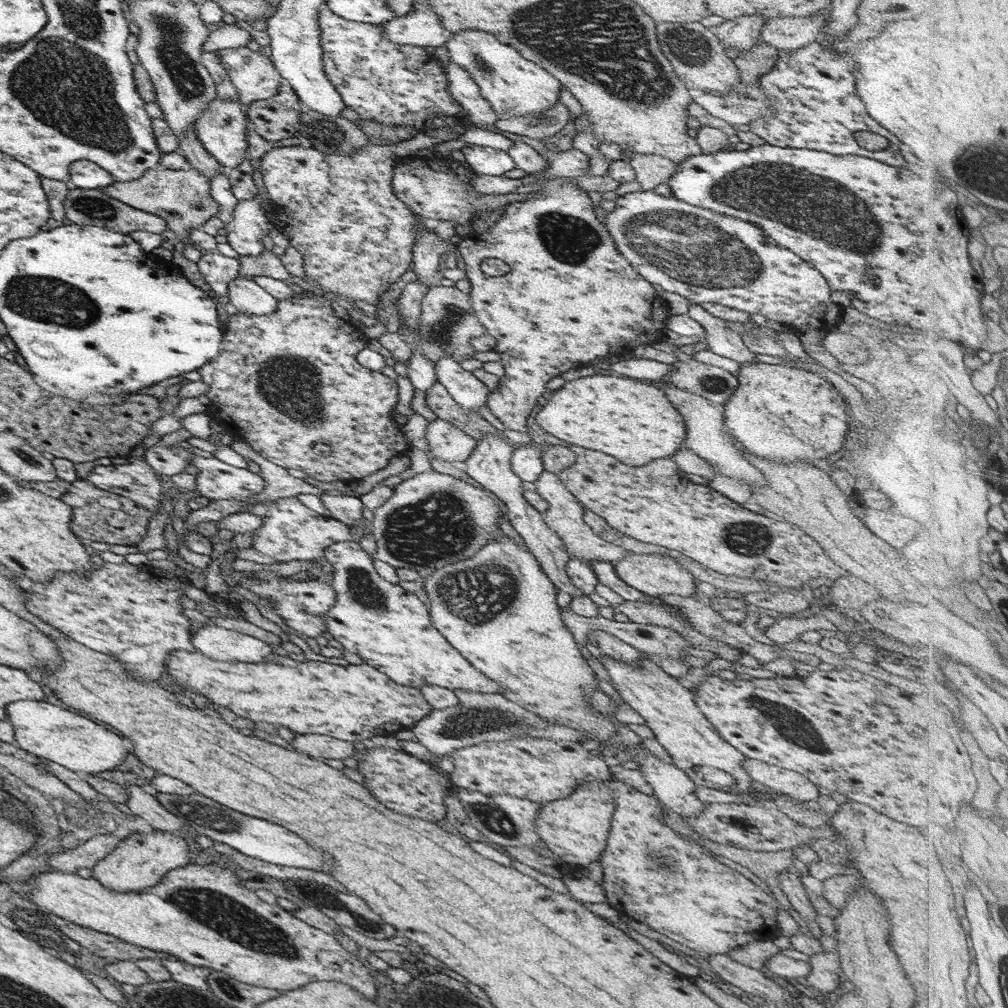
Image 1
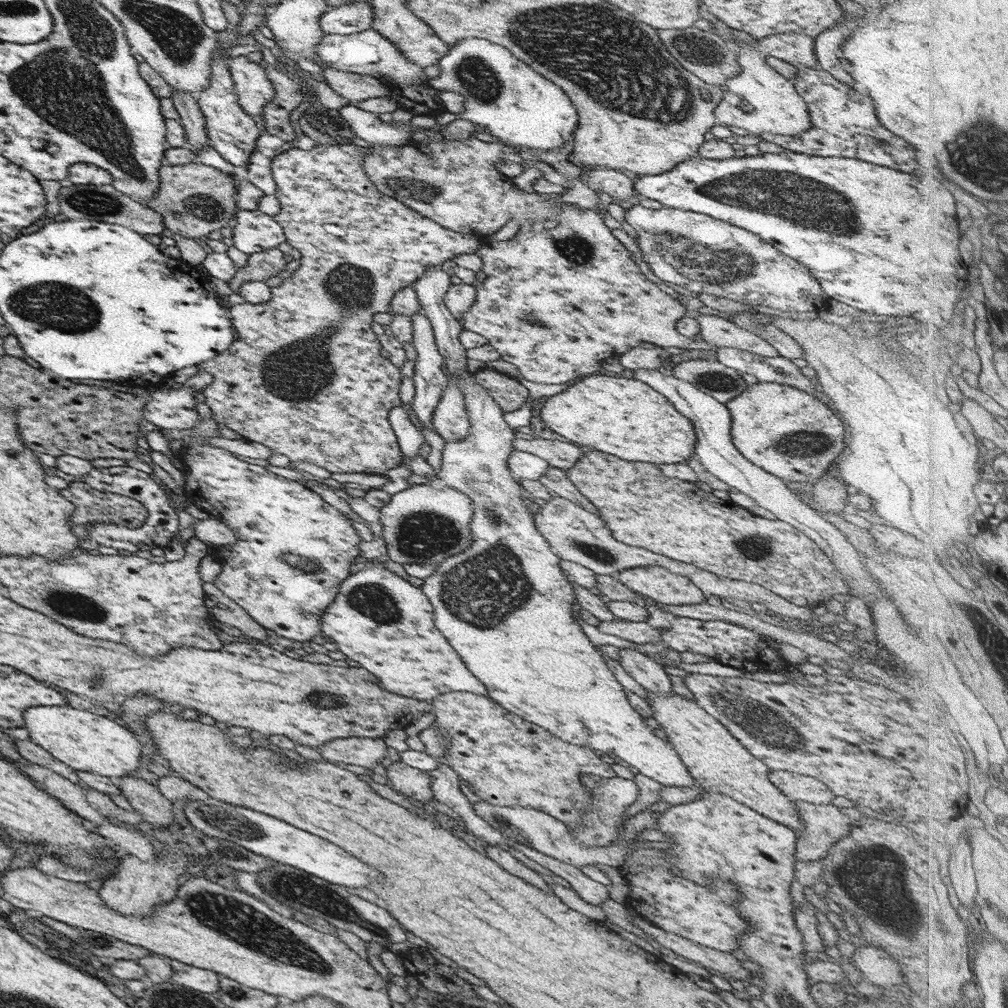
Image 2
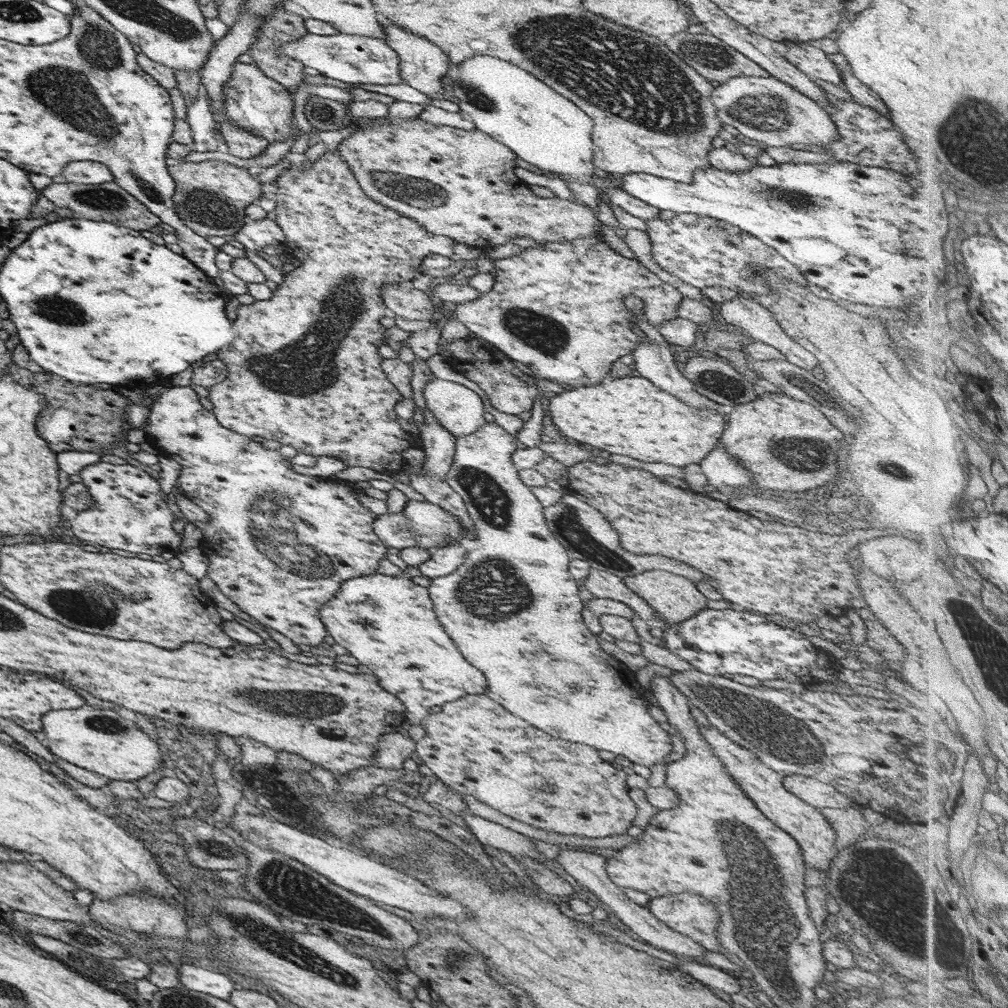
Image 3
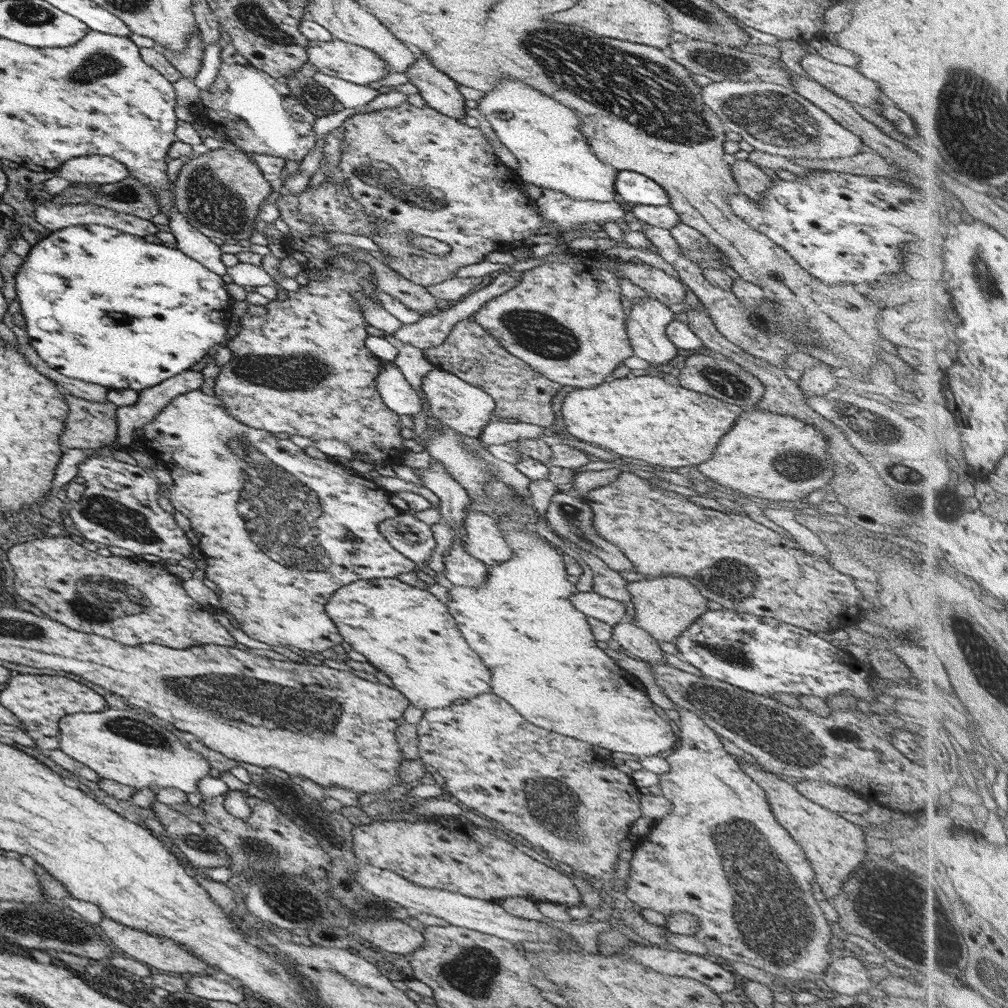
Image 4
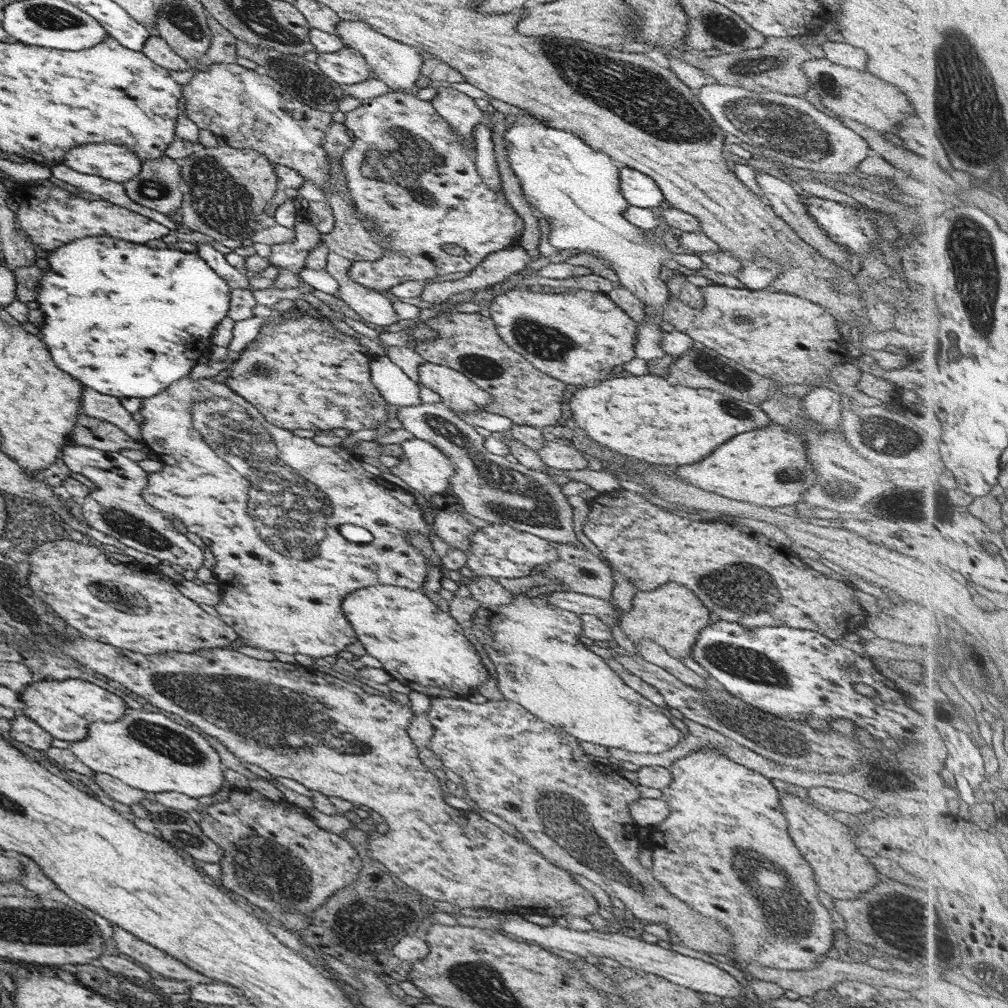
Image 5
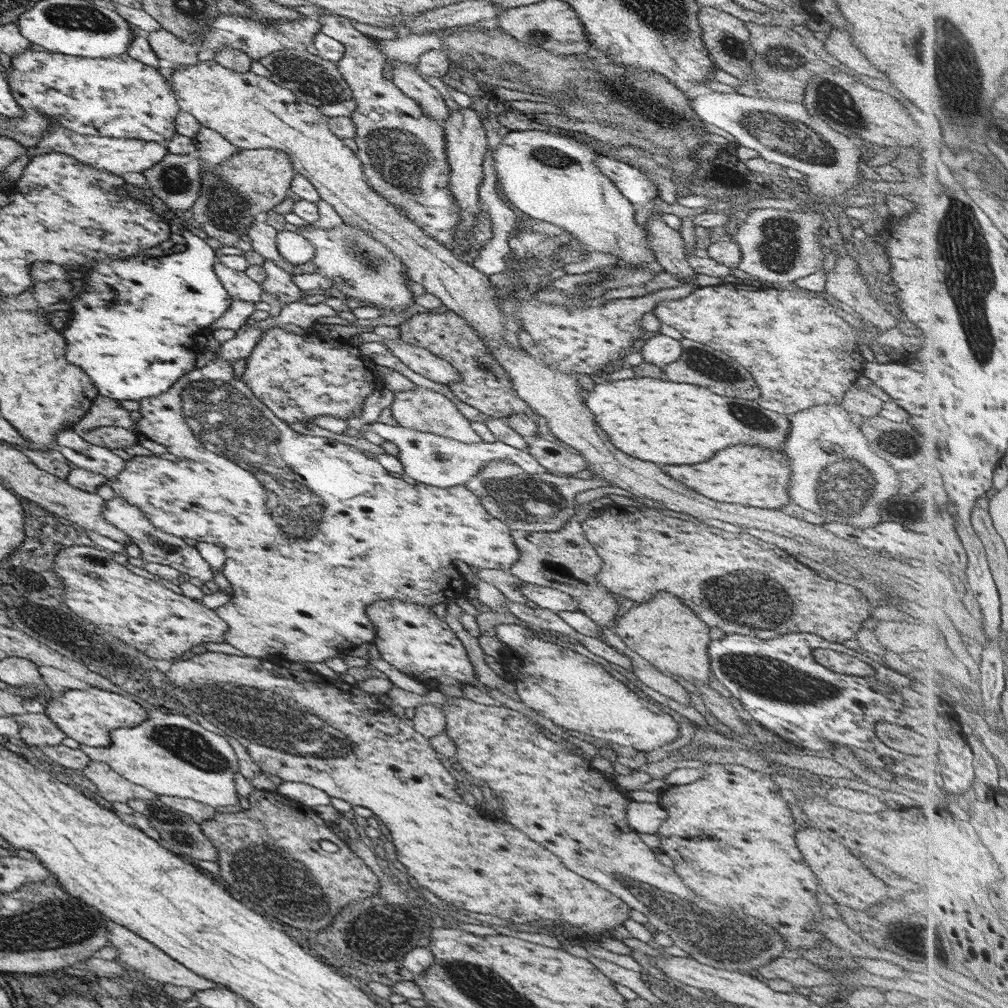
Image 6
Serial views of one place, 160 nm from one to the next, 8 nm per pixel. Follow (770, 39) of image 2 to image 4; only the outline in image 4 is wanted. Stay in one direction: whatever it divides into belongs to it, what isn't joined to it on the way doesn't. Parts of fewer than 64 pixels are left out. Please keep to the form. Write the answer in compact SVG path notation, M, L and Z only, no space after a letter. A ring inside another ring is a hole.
M805 54L799 59L799 64L810 79L827 87L839 98L870 108L876 114L880 114L878 106L887 102L880 88L853 68L829 62L817 54Z

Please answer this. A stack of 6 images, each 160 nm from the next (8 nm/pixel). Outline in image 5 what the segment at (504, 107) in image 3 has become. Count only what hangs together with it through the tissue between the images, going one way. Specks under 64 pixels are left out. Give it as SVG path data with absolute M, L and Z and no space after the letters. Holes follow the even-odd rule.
M508 114L511 124L505 128L503 139L504 148L507 150L507 162L513 174L521 183L521 192L529 208L537 216L549 224L548 242L557 250L585 250L584 252L597 252L598 258L610 262L610 268L614 270L619 284L625 286L635 298L643 302L645 322L637 325L635 334L634 357L644 361L658 359L664 356L659 347L659 341L663 332L659 330L658 318L654 312L662 310L670 298L666 289L666 283L659 279L659 271L662 270L661 262L669 260L672 252L657 244L649 244L643 239L641 228L633 226L622 218L622 212L630 204L622 197L619 188L618 172L620 165L606 154L593 150L588 144L573 134L563 130L554 130L549 126L543 126L542 122L531 114L516 116Z

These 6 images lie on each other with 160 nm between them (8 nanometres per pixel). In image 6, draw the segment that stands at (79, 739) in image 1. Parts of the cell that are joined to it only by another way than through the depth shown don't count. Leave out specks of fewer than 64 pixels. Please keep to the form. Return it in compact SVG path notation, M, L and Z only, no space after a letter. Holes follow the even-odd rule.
M165 714L163 718L149 717L137 726L118 728L108 732L110 745L90 747L79 745L78 749L93 762L104 762L119 776L153 791L157 796L174 796L188 798L195 802L211 806L239 806L233 774L238 772L235 753L225 737L205 730L195 720L184 715Z

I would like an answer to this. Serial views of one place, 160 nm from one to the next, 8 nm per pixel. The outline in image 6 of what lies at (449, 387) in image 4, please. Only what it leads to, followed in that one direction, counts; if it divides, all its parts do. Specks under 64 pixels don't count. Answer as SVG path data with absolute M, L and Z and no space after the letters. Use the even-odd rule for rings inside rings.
M399 337L396 342L383 340L383 343L387 345L387 350L404 366L407 366L411 371L423 378L428 378L431 382L449 387L460 380L455 368L439 359L436 355L429 353L426 349L421 348L421 346L403 343Z

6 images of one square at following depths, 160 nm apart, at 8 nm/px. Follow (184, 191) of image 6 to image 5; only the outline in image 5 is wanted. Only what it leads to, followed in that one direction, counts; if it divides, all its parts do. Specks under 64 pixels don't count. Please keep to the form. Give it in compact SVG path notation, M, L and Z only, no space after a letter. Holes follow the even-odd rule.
M164 155L142 162L139 172L122 182L124 193L139 206L169 216L181 204L184 186L179 171L173 160Z

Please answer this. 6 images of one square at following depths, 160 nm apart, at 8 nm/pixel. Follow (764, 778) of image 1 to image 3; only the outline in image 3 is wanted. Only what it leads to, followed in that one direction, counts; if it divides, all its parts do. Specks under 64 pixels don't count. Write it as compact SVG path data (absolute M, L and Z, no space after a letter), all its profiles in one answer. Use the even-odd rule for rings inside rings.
M803 775L785 776L782 778L782 785L793 796L800 798L815 809L841 809L849 803L849 799L835 791L831 785L811 777Z

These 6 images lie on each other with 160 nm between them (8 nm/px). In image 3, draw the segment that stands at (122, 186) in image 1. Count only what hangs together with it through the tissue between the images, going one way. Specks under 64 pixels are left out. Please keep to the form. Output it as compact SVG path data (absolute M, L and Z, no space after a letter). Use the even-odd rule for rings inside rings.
M181 161L168 167L167 172L174 180L171 200L175 214L187 228L202 237L234 235L249 221L245 207L257 200L262 193L261 182L256 177L251 177L247 169L221 161Z

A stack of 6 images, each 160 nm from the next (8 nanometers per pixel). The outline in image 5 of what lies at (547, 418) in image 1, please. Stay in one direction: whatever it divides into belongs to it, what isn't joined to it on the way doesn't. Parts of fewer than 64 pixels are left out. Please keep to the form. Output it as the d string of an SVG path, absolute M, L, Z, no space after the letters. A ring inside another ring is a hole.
M627 376L603 380L597 386L589 386L577 390L569 399L569 410L574 424L583 430L584 436L599 442L601 446L641 460L649 464L693 464L713 452L719 444L729 440L735 434L753 430L771 423L768 416L761 411L759 405L751 405L739 400L718 394L711 390L693 390L683 386L671 386L659 376Z

